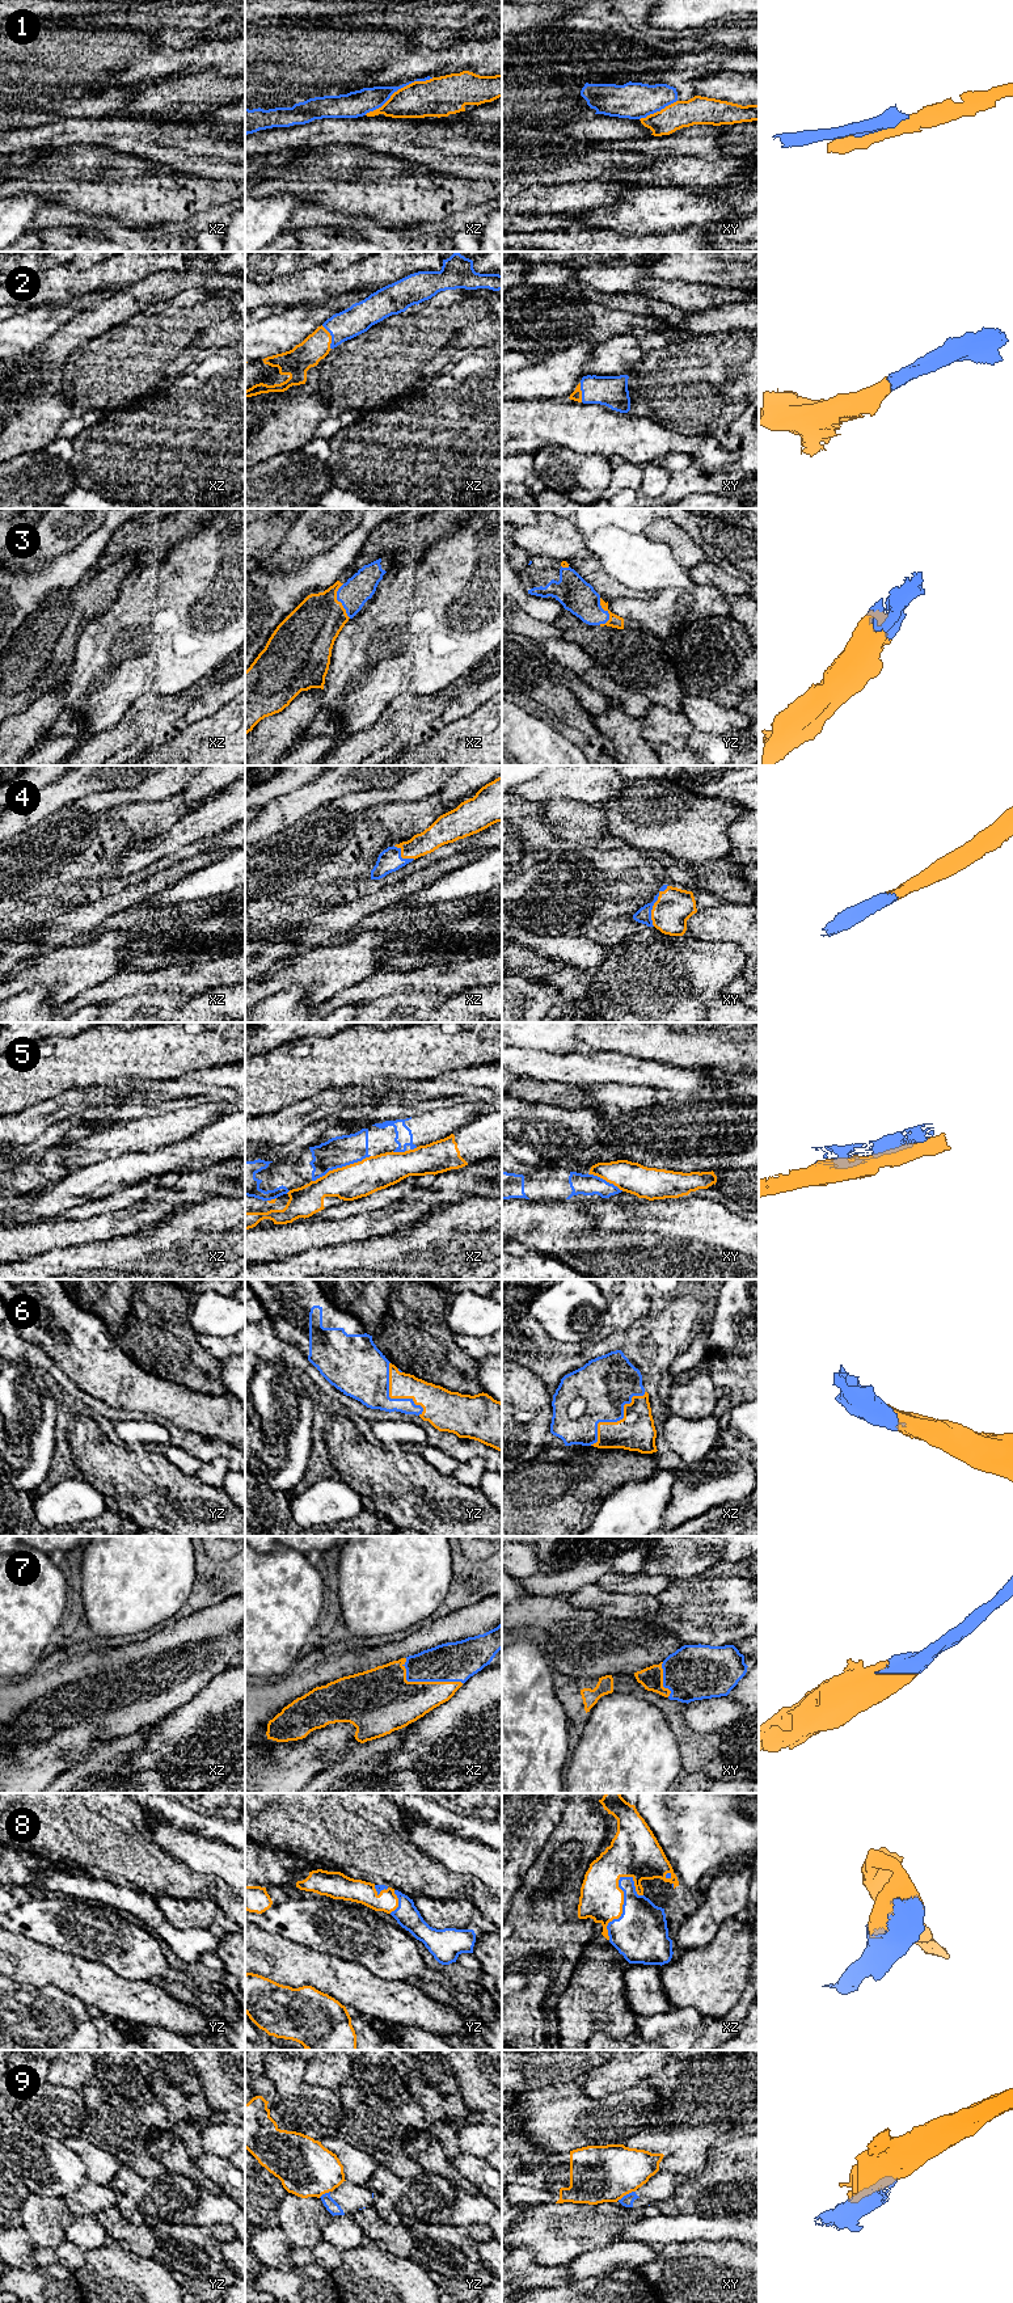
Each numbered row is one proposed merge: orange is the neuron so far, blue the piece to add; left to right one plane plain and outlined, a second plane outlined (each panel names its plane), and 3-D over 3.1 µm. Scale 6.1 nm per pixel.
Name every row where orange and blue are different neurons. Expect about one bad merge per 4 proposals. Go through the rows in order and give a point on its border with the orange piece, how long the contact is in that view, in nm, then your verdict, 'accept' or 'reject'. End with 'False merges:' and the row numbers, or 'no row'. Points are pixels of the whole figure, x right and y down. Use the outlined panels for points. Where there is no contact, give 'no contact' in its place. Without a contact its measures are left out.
1: contact xz (399, 89); length 480 nm; reject
2: contact xz (330, 337); length 160 nm; accept
3: contact xz (337, 600); length 220 nm; accept
4: contact xy (654, 905); length 280 nm; accept
5: contact xz (342, 1167); length 400 nm; reject
6: contact xz (617, 1421); length 480 nm; accept
7: contact xz (427, 1682); length 400 nm; accept
8: contact xz (623, 1903); length 420 nm; accept
9: contact xy (625, 2194); length 130 nm; reject
False merges: 1, 5, 9

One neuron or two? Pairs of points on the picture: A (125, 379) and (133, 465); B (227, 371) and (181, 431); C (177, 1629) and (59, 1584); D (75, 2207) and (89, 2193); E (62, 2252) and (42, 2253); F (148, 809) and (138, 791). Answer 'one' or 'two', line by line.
A: two
B: one
C: two
D: one
E: one
F: two

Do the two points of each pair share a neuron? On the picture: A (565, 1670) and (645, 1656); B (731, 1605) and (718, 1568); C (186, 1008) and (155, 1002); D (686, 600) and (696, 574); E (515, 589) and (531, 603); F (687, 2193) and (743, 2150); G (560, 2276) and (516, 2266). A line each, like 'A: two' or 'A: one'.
A: one
B: two
C: one
D: two
E: one
F: one
G: one

